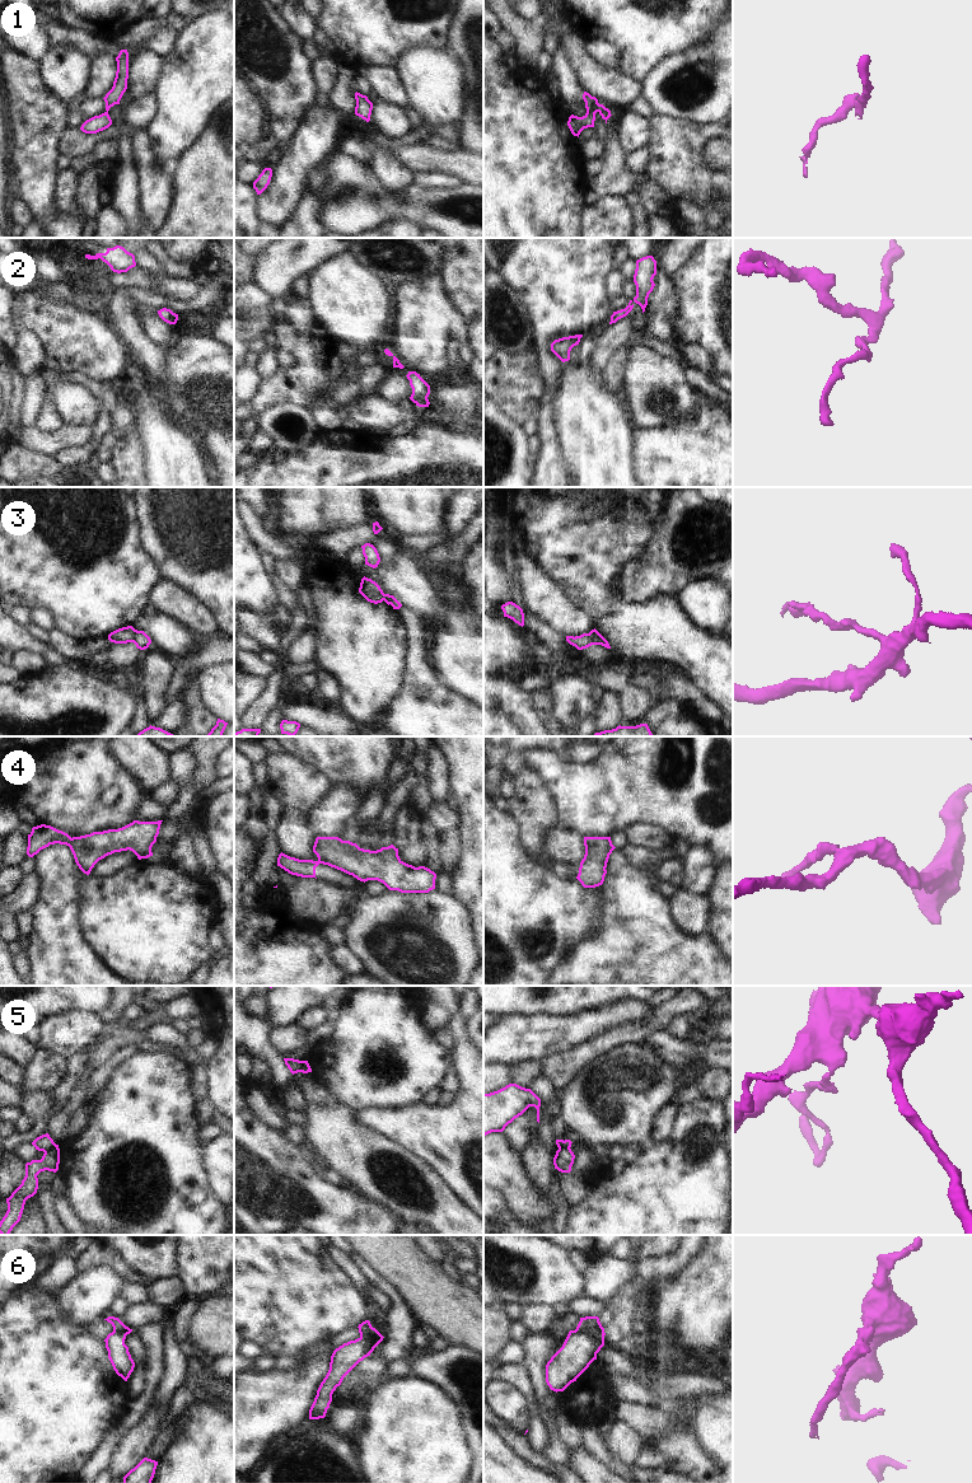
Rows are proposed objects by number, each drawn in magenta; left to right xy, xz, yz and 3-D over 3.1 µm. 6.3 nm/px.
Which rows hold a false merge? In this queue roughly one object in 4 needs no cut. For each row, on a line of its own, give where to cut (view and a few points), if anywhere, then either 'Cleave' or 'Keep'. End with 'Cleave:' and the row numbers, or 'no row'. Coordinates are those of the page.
1: Split along yz (587, 111), (594, 115). Cleave
2: No split. Keep
3: Split along xy (135, 630), (131, 641). Cleave
4: Split along xy (71, 838), (68, 845). Cleave
5: Split along xy (56, 1145), (45, 1152). Cleave
6: Split along yz (575, 1329), (603, 1345). Cleave
Cleave: 1, 3, 4, 5, 6

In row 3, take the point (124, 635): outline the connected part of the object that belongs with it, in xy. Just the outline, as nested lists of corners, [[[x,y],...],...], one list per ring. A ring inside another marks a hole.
[[[132,626],[118,628],[108,635],[108,640],[115,644],[127,644],[134,641],[135,628]]]

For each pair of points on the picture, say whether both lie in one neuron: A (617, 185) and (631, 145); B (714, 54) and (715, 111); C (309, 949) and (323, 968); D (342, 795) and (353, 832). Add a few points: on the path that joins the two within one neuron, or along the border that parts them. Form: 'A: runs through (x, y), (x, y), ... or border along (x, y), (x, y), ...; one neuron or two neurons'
A: border along (616, 131), (617, 139), (626, 154); two neurons
B: runs through (715, 68), (715, 97); one neuron
C: runs through (309, 954), (318, 963); one neuron
D: border along (354, 817), (342, 831), (330, 836); two neurons

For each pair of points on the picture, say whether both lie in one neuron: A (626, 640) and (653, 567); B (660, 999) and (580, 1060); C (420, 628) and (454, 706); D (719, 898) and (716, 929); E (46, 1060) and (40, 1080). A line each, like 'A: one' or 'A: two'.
A: two
B: two
C: one
D: one
E: one

